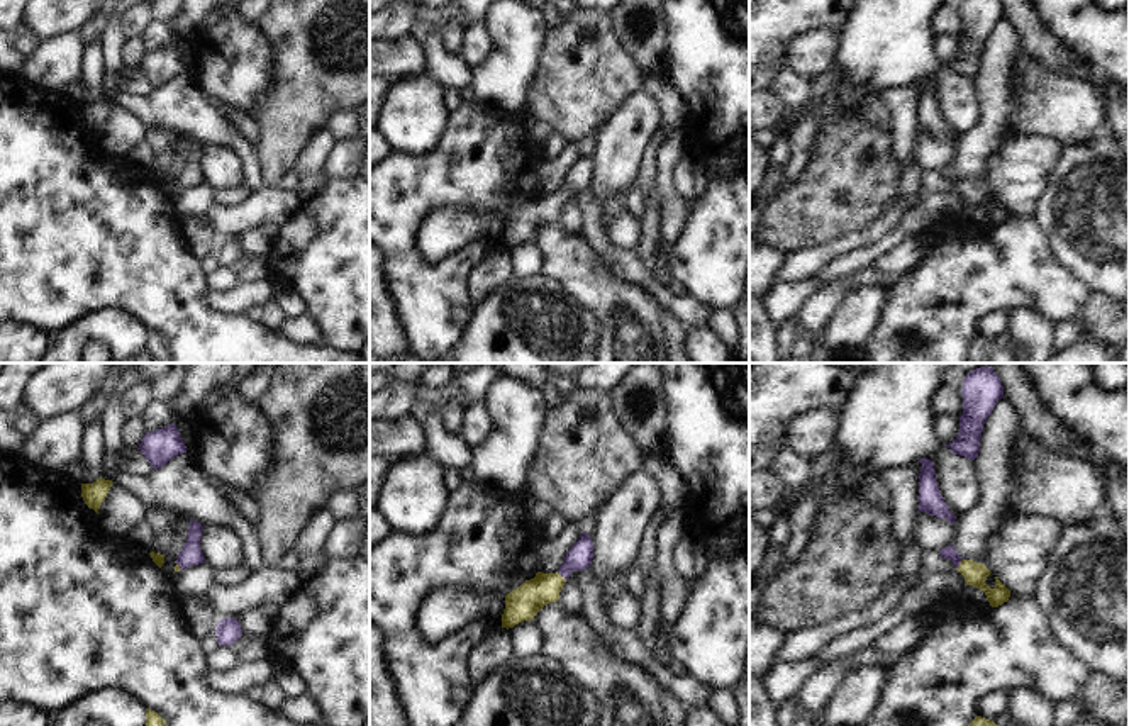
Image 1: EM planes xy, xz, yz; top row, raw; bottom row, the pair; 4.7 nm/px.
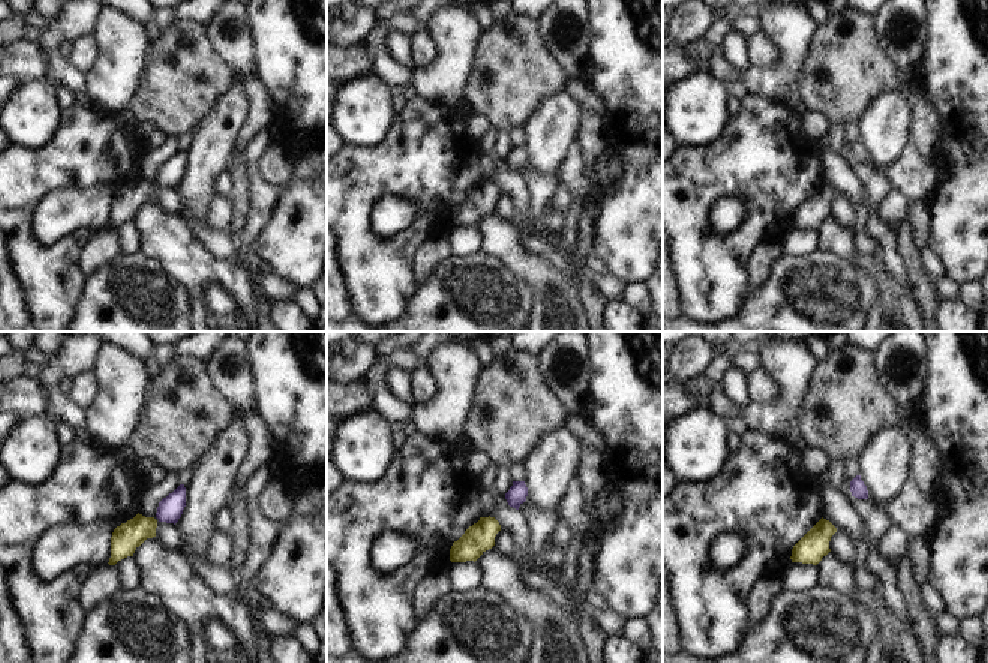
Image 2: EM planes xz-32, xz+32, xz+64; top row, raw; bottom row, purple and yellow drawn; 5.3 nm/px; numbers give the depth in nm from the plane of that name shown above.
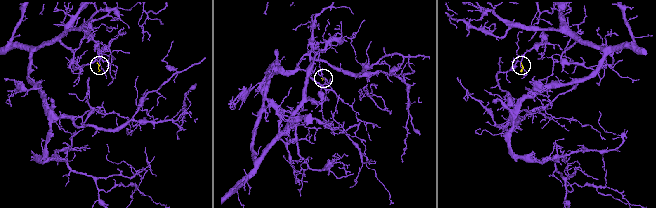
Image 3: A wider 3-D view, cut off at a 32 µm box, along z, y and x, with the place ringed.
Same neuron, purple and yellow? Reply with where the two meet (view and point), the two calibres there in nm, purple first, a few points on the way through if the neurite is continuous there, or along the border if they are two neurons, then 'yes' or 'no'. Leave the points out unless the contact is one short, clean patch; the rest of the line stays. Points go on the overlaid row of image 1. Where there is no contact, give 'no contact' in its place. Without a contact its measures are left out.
contact xz (561, 575); calibres 120 and 160 nm; way xz (580, 555), (561, 575), (524, 603); yes

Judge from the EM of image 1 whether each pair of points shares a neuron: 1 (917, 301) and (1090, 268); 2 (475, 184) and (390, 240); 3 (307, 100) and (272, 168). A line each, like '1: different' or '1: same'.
1: different
2: same
3: same

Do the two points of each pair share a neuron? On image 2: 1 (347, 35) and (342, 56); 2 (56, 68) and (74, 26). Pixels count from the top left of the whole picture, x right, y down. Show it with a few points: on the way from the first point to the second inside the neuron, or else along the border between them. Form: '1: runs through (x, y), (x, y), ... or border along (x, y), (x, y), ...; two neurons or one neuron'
1: border along (362, 41), (342, 47); two neurons
2: runs through (54, 57), (53, 44), (63, 33); one neuron

